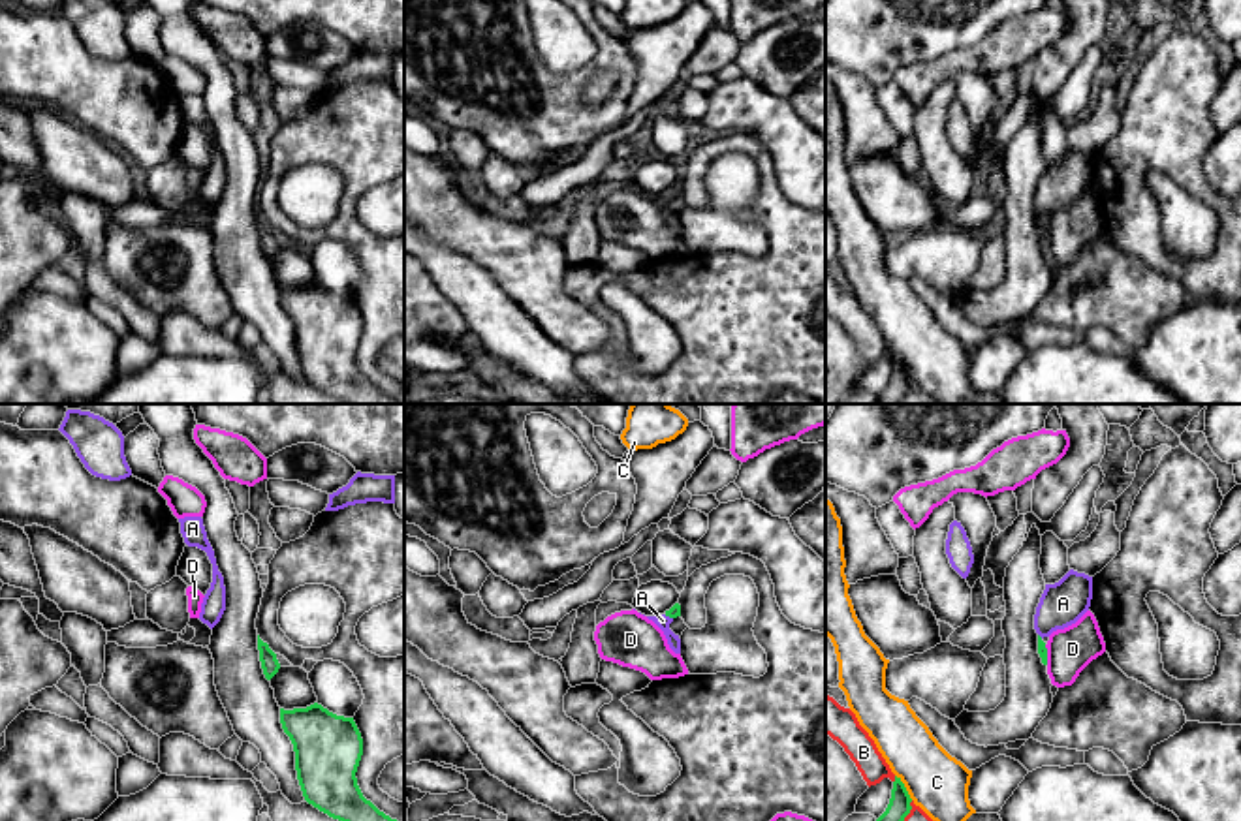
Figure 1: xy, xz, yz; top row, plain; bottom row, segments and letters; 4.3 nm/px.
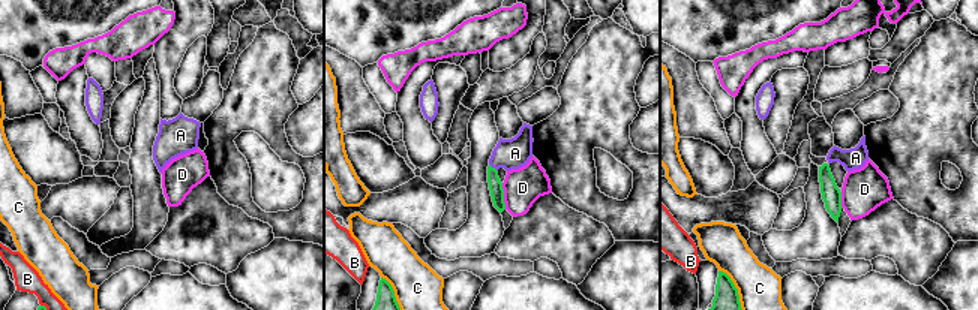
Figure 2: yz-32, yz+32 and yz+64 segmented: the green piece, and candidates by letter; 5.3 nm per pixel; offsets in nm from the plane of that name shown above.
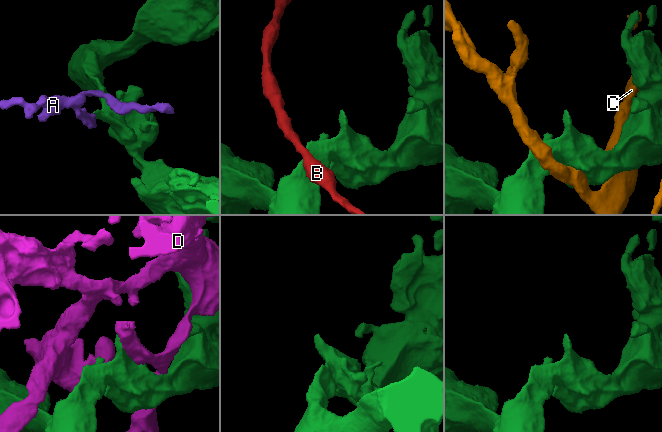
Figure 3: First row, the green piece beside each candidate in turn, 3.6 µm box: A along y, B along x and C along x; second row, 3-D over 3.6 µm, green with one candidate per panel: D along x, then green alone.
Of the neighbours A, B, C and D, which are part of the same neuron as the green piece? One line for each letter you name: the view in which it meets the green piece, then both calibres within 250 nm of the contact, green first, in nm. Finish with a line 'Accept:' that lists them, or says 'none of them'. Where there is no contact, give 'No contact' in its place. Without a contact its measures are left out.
A: Touches green in xz. Thickness 50 nm (green) against 60 nm
Accept: A

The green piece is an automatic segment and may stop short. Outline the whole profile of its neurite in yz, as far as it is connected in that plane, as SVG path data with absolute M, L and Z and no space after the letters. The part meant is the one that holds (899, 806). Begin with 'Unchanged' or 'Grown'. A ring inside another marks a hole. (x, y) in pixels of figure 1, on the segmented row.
Unchanged. M895 776L889 804L876 821L904 821L904 817L912 810L910 802L912 798L904 783L901 782L901 778Z

